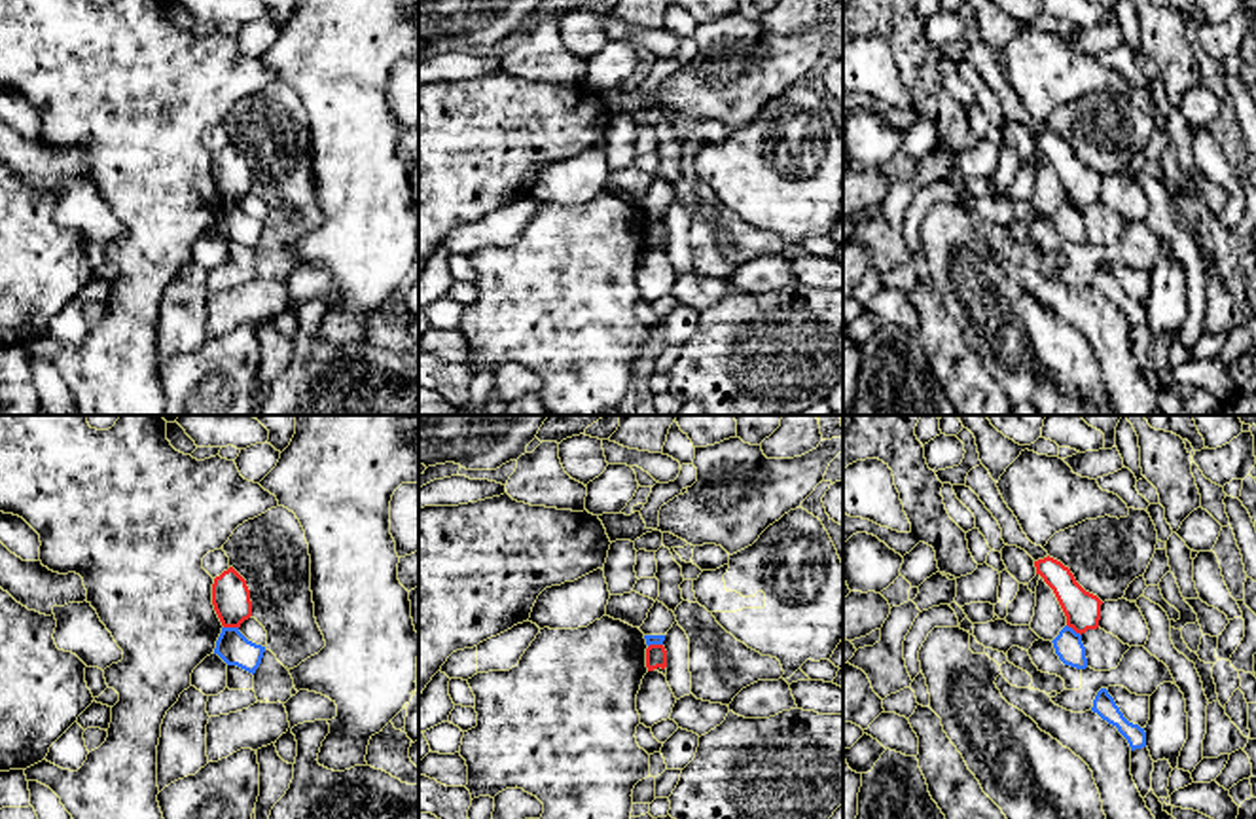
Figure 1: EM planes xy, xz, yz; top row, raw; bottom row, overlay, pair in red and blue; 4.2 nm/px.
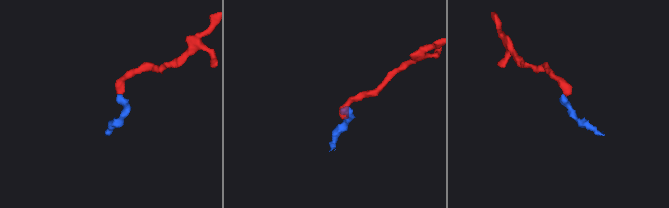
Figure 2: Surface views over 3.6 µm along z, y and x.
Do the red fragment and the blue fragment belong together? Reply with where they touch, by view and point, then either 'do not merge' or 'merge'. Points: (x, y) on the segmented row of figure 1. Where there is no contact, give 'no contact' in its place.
contact xy (232, 626); do not merge

